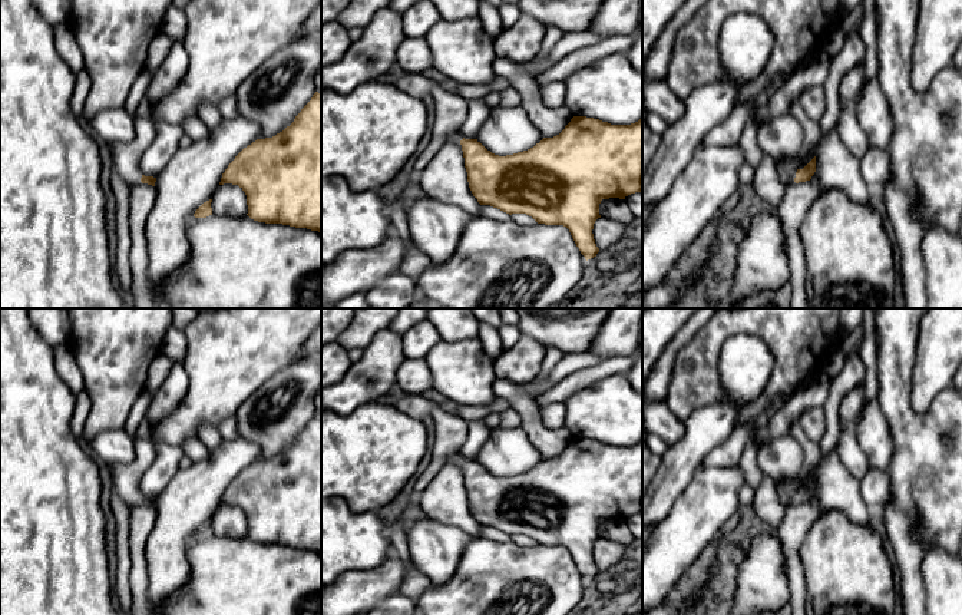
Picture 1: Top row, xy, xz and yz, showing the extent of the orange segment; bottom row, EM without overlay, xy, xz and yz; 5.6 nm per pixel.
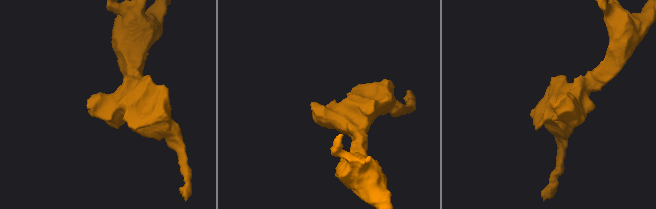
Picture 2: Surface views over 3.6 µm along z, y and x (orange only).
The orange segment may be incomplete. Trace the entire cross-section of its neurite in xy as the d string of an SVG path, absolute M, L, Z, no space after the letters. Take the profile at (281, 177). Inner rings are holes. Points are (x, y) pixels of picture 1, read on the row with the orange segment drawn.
M315 92L282 132L244 148L222 173L219 185L224 183L238 185L245 192L251 219L321 232L321 95Z

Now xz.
M573 116L559 135L506 156L495 155L477 139L465 139L460 133L453 133L447 142L462 145L469 188L480 205L509 215L526 214L538 224L566 227L586 261L599 252L592 229L601 218L601 201L625 199L642 189L642 118L631 125L611 125Z

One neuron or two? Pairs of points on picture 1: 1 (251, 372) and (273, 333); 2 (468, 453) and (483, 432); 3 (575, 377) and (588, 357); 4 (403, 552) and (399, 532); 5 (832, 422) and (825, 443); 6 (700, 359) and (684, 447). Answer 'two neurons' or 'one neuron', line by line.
1: one neuron
2: one neuron
3: two neurons
4: one neuron
5: one neuron
6: two neurons

